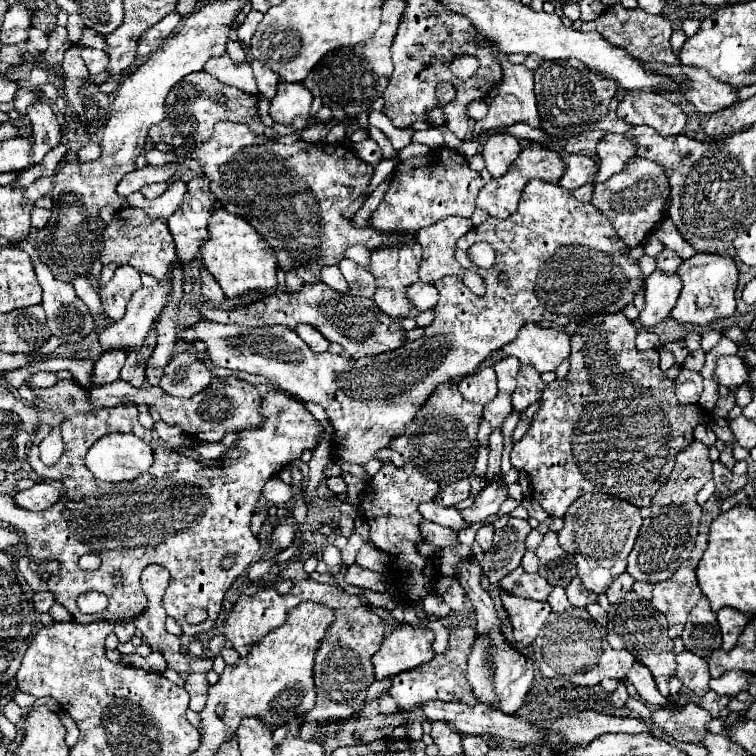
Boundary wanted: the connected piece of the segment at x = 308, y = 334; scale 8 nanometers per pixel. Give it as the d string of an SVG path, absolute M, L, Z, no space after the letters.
M298 325L296 329L294 329L298 335L300 335L300 339L314 351L314 353L322 353L322 351L326 351L328 349L328 341L322 337L322 333L318 333L314 327L310 327L310 325Z

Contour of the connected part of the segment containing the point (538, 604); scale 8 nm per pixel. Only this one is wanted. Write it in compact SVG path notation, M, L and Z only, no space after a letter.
M502 593L500 597L502 597L502 605L508 613L516 643L522 647L532 645L538 631L544 627L548 615L552 613L550 605L546 601L522 599L522 597L514 597L510 593Z

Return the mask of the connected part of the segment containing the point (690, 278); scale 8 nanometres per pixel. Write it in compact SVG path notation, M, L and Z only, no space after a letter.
M696 253L694 257L686 259L680 269L678 277L682 279L684 287L676 307L672 309L672 317L680 323L694 323L694 325L708 325L714 319L730 317L736 311L736 285L738 285L738 267L732 257L716 255L716 253Z

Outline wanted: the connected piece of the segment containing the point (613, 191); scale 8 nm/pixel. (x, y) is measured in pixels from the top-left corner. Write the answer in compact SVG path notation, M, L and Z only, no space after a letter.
M632 157L632 161L628 161L622 173L612 175L606 183L596 183L592 205L598 207L610 219L618 237L624 239L628 247L636 247L652 233L658 221L664 219L668 195L670 195L670 185L662 165L650 159Z

